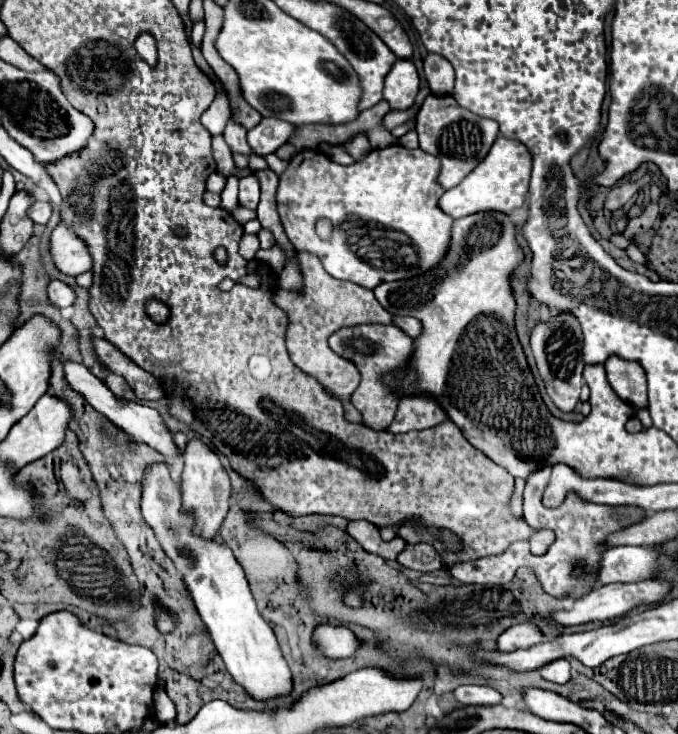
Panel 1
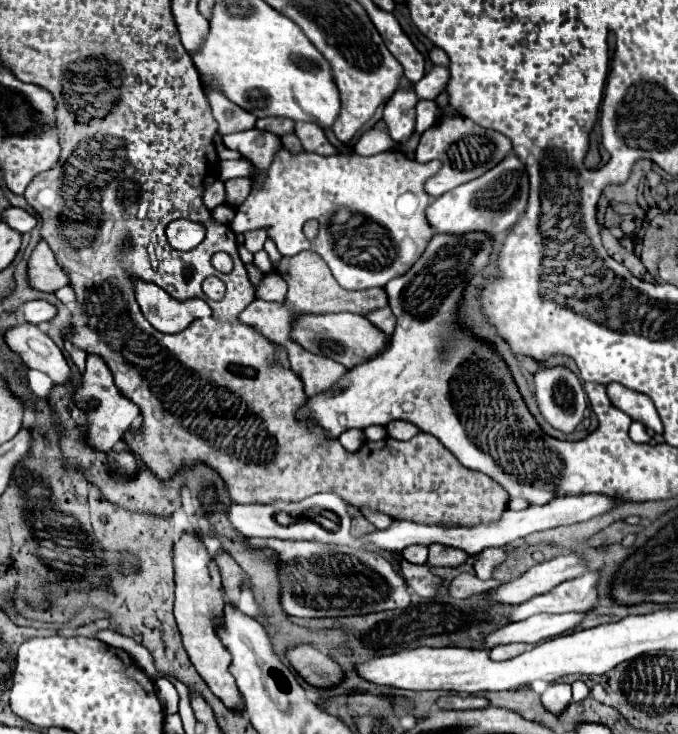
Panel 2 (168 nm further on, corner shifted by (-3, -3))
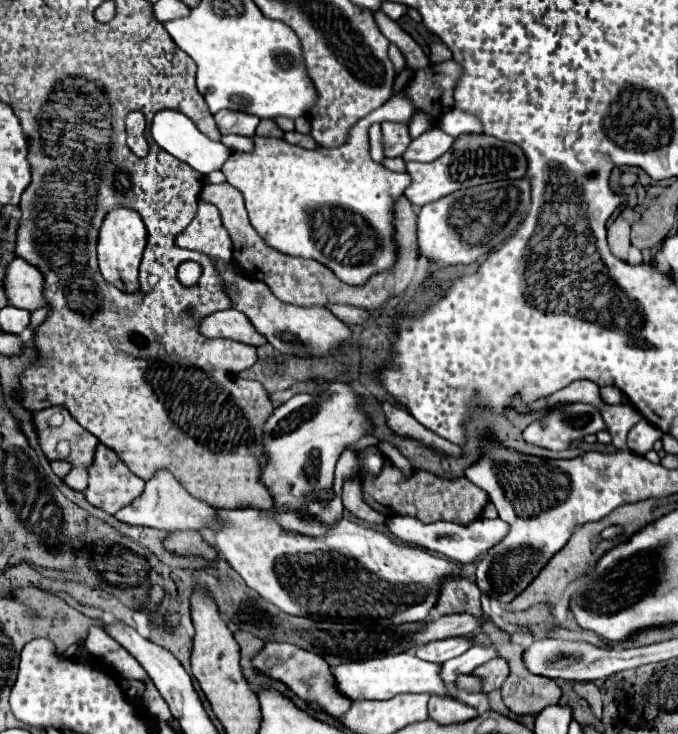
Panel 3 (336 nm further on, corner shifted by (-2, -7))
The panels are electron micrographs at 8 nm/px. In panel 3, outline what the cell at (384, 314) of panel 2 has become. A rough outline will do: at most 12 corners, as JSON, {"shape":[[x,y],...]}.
{"shape":[[329,306],[345,324],[365,324],[371,318],[367,310],[355,306]]}

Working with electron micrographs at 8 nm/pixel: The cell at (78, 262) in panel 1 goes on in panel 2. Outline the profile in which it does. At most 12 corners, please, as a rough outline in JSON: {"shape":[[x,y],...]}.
{"shape":[[46,242],[28,258],[28,284],[56,292],[68,284]]}

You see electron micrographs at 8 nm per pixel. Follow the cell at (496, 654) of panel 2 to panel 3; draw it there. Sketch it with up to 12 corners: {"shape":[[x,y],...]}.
{"shape":[[497,656],[473,674],[485,678],[485,692],[501,688],[509,662]]}

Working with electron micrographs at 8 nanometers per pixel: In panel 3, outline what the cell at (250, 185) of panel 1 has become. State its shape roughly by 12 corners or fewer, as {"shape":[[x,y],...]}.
{"shape":[[223,136],[231,152],[253,152],[255,142],[247,136]]}

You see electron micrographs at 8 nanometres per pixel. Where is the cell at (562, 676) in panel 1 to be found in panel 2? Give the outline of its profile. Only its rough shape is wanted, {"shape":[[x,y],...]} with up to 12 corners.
{"shape":[[552,684],[540,696],[550,714],[560,716],[572,702],[572,688]]}

